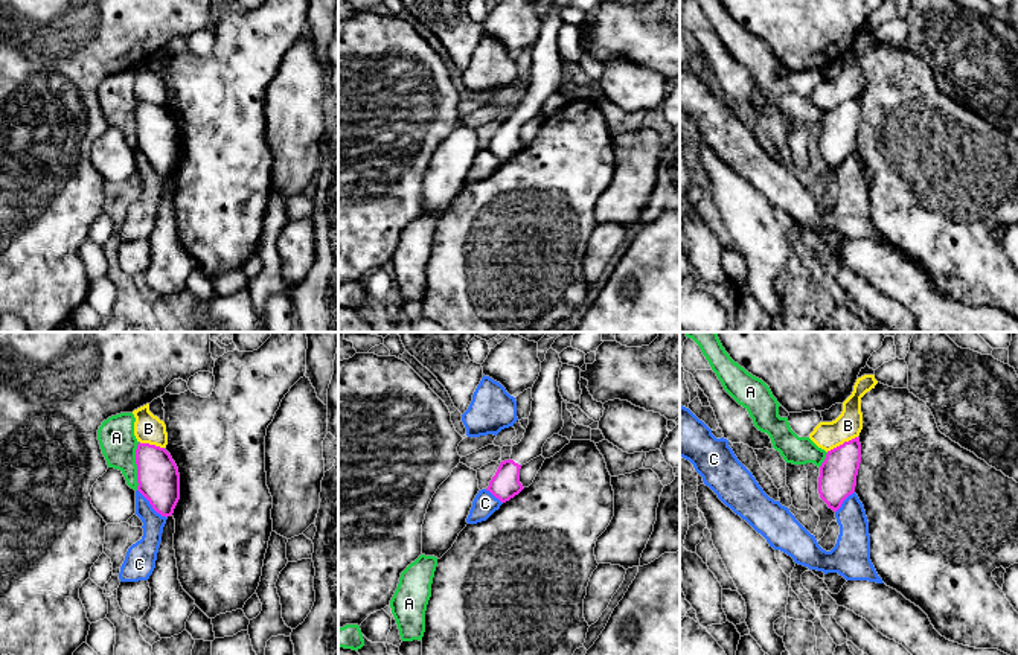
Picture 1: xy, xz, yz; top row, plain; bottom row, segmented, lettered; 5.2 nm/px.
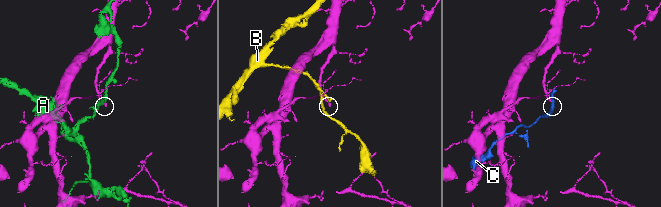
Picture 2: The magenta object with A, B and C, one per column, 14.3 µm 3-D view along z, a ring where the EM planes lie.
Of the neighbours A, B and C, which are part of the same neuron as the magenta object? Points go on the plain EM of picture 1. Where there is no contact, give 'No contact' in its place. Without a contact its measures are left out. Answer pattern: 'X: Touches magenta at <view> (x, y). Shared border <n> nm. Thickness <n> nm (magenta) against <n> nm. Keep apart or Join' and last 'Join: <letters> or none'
A: Touches magenta at xy (137, 125). Shared border 260 nm. Thickness 220 nm (magenta) against 190 nm. Keep apart
B: Touches magenta at yz (843, 102). Shared border 190 nm. Thickness 200 nm (magenta) against 150 nm. Keep apart
C: Touches magenta at xy (151, 163). Shared border 220 nm. Thickness 220 nm (magenta) against 130 nm. Keep apart
Join: none

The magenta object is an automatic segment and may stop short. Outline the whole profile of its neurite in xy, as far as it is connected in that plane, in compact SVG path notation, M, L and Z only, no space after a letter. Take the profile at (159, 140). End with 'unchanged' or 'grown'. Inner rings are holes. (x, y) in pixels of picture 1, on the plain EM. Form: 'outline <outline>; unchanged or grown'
outline M140 102L136 108L137 149L162 175L171 175L180 158L180 133L171 113L160 105Z; unchanged

